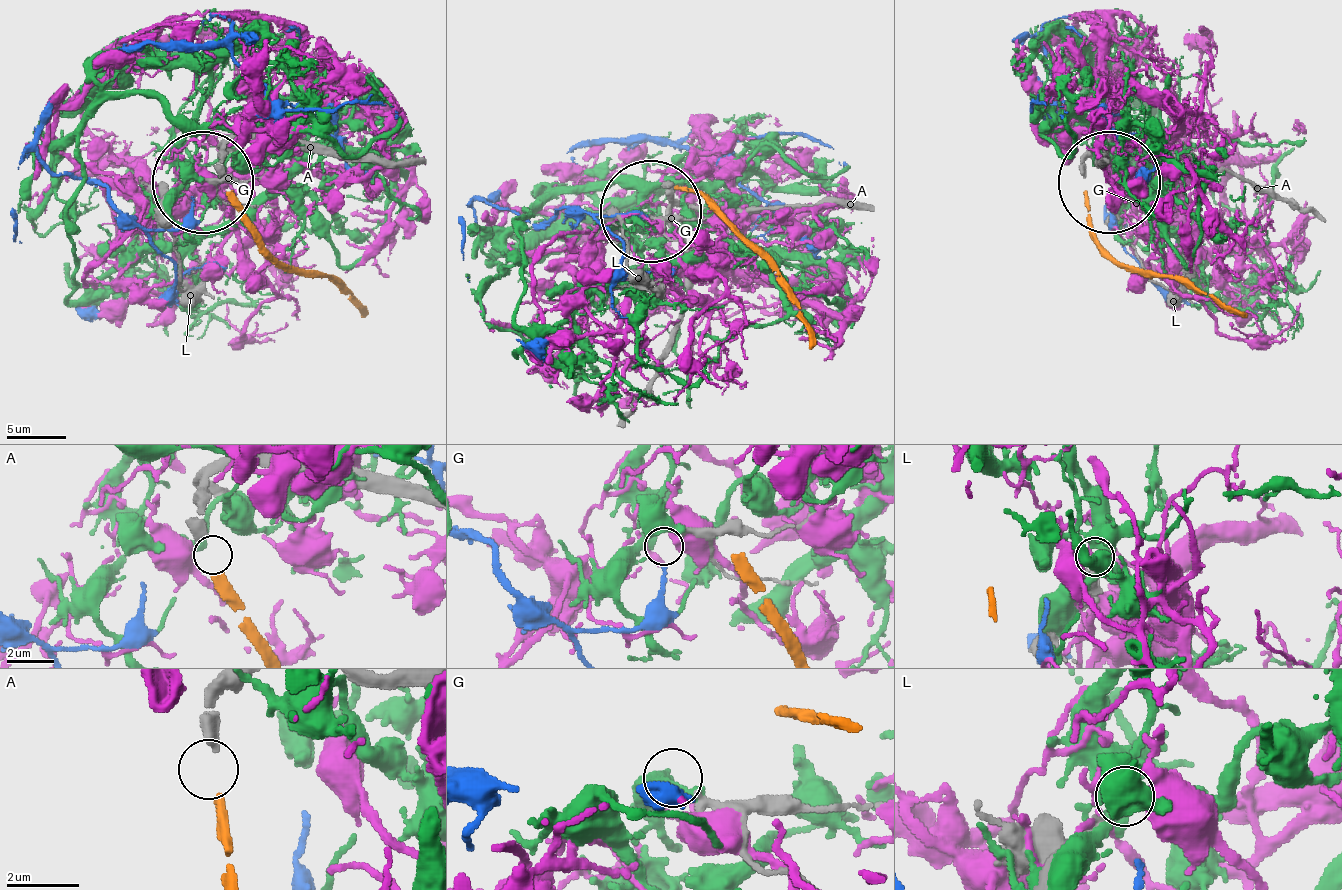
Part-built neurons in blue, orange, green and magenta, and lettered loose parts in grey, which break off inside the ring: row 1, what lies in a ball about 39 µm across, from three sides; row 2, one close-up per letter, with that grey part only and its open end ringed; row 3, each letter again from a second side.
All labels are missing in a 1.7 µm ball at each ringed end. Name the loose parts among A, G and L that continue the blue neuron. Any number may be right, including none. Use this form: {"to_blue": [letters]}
{"to_blue": ["G"]}

